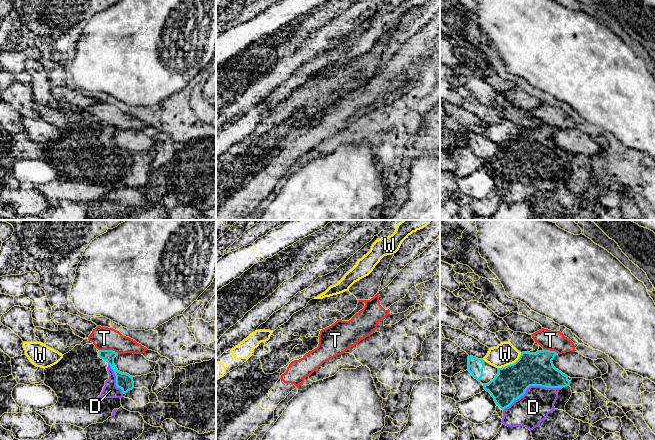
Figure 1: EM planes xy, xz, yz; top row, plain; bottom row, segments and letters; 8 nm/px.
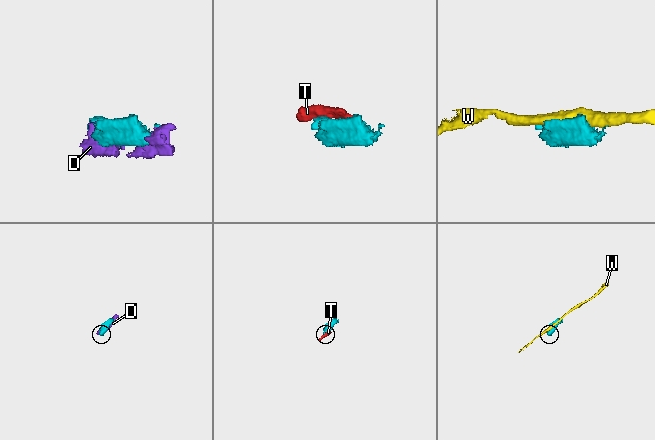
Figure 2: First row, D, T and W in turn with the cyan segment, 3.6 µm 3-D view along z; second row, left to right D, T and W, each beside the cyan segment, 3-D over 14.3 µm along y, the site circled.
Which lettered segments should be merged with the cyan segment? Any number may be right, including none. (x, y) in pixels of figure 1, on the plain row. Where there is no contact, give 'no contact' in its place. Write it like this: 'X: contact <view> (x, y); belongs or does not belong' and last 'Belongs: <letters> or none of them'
D: contact yz (531, 161); belongs
T: contact xy (109, 126); does not belong
W: contact yz (510, 140); does not belong
Belongs: D

